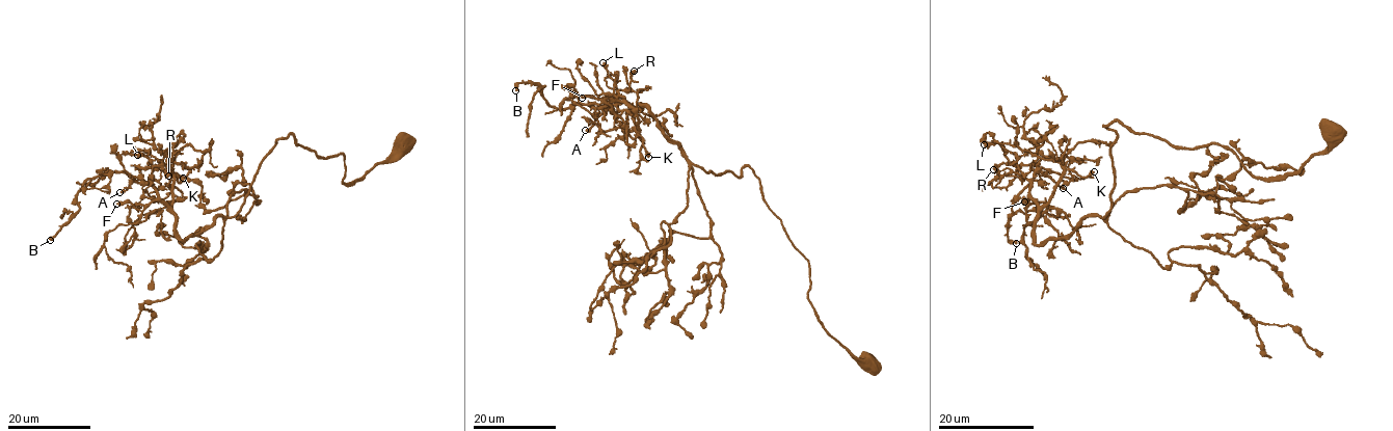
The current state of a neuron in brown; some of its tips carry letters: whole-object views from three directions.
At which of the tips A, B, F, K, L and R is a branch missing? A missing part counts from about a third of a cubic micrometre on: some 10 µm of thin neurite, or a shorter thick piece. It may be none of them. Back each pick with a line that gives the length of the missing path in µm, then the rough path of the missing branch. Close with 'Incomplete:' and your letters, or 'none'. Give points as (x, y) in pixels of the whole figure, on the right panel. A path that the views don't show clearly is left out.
A: Missing length about 3 µm
Incomplete: A

